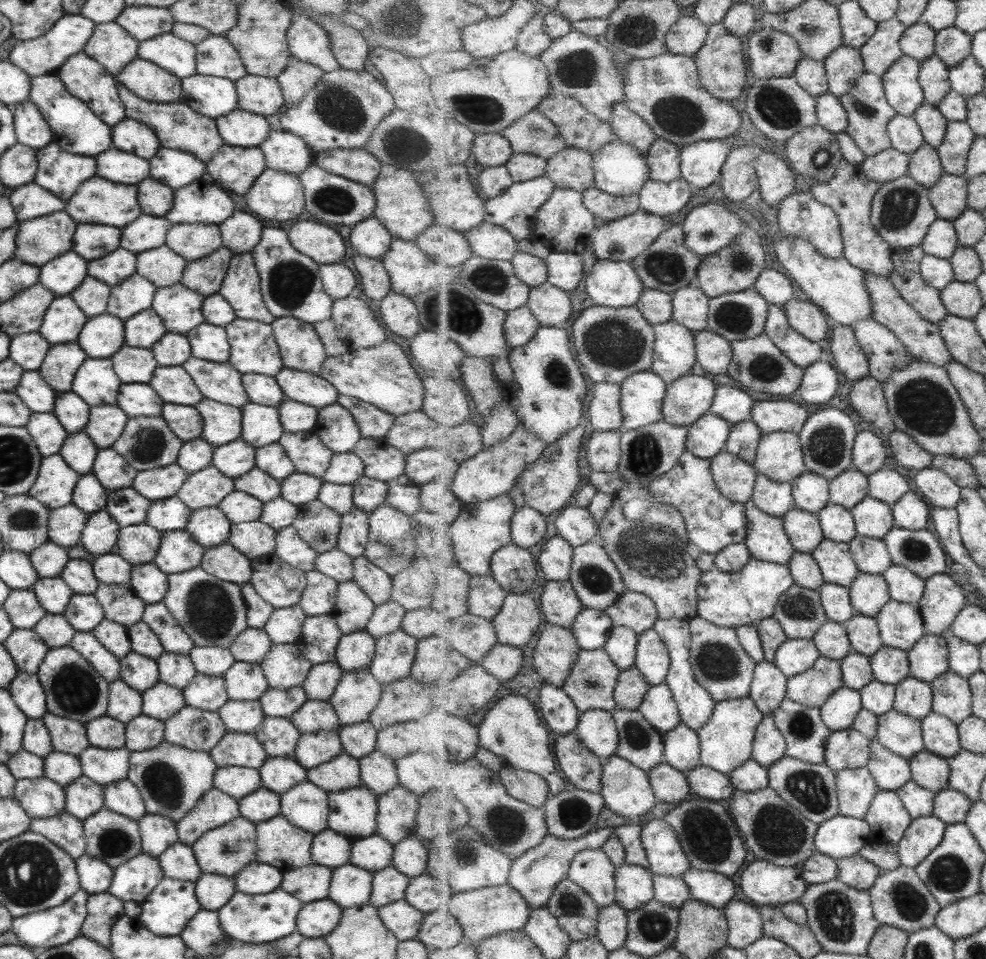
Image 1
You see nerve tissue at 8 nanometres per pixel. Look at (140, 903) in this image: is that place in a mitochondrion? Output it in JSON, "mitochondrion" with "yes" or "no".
{"mitochondrion":"no"}

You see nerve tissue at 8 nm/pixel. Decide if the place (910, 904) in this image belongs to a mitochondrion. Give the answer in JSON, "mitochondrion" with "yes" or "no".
{"mitochondrion":"yes"}

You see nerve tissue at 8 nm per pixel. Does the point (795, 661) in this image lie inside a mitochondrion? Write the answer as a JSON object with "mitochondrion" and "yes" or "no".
{"mitochondrion":"no"}

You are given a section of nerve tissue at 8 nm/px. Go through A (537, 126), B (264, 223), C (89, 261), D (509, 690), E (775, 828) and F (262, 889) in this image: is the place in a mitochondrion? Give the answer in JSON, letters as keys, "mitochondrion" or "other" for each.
{"A":"mitochondrion","B":"other","C":"other","D":"other","E":"mitochondrion","F":"other"}

